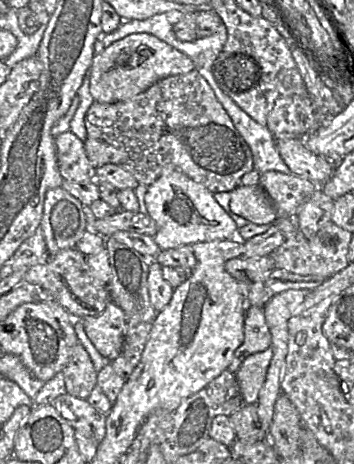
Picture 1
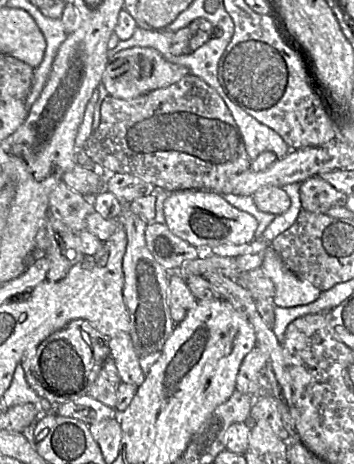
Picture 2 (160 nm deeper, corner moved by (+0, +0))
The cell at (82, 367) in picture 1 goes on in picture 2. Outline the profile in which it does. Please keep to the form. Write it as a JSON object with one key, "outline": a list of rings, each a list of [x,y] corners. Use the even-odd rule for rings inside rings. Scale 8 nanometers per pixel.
{"outline":[[[108,357],[103,362],[87,395],[100,401],[102,404],[115,409],[117,390],[121,383],[122,381],[114,360]]]}

